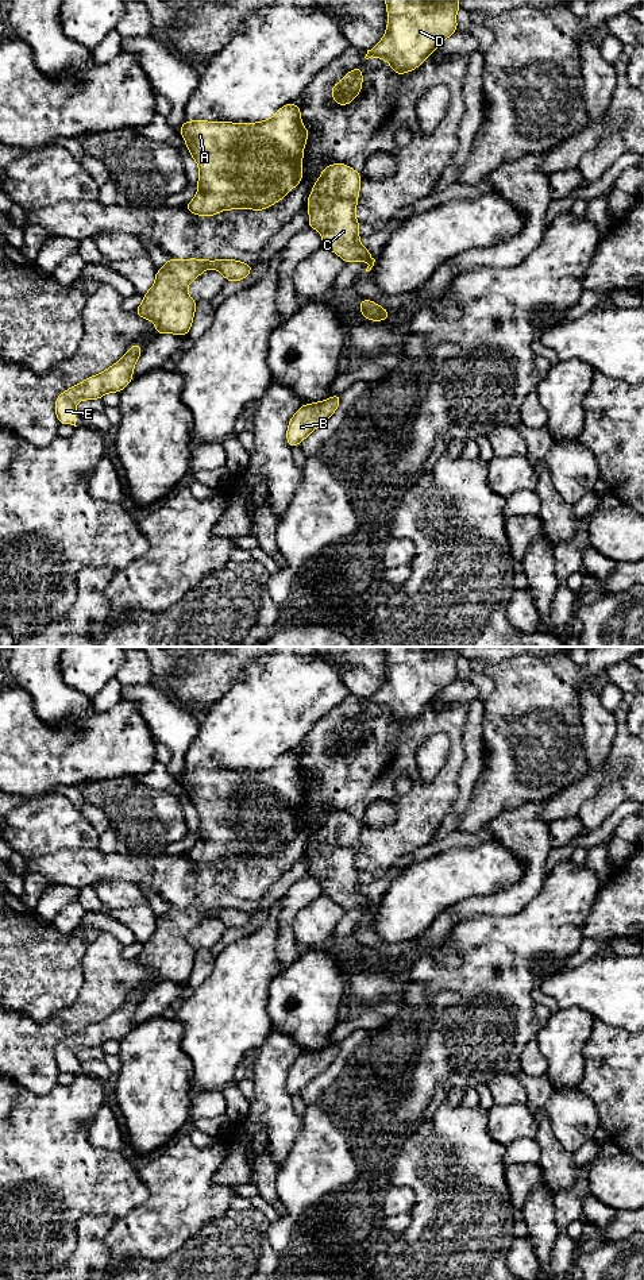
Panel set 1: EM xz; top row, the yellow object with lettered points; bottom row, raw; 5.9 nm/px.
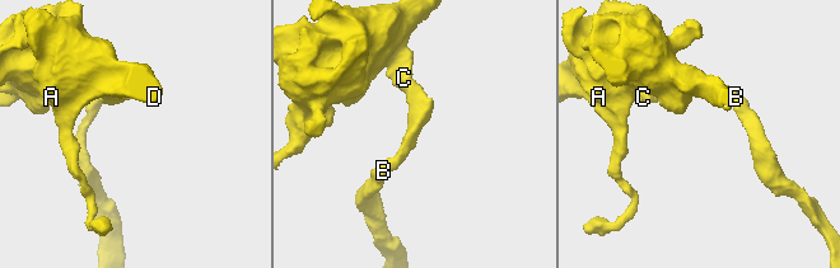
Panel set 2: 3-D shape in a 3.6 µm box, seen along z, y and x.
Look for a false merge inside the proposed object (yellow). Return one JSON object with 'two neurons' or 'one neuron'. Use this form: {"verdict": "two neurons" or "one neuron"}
{"verdict": "one neuron"}

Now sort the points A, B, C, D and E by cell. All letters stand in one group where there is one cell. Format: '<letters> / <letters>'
A B C D E

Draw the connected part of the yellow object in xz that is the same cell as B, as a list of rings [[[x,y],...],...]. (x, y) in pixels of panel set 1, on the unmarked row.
[[[335,1042],[328,1048],[302,1053],[288,1073],[289,1095],[300,1094],[312,1079],[323,1073],[335,1061],[340,1046],[340,1042]]]

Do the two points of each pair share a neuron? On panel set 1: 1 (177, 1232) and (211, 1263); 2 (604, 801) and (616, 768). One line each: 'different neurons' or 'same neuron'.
1: different neurons
2: same neuron

